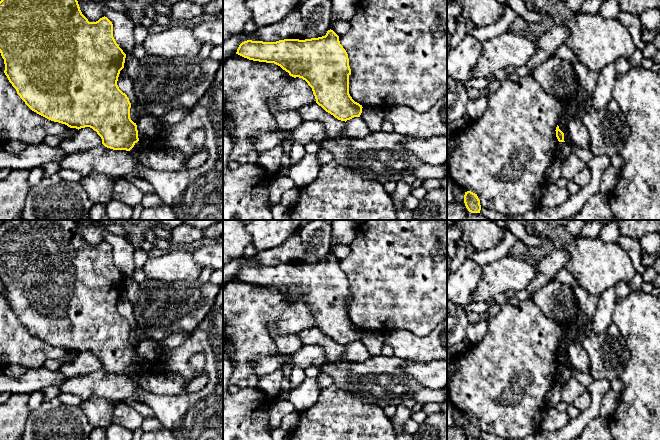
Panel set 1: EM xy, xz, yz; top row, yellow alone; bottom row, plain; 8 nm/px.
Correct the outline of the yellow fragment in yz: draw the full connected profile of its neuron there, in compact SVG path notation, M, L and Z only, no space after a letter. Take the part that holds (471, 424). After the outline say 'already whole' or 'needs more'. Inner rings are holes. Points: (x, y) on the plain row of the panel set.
M471 415L465 416L464 427L469 436L480 437L481 429L477 418Z; already whole

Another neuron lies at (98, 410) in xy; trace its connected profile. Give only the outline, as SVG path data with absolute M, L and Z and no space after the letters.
M91 397L83 400L79 407L83 410L93 428L108 428L113 424L112 413L116 406L111 400L102 397Z

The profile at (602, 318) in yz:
M615 287L606 289L599 297L599 302L594 311L591 323L591 330L596 334L605 333L612 324L615 302Z

